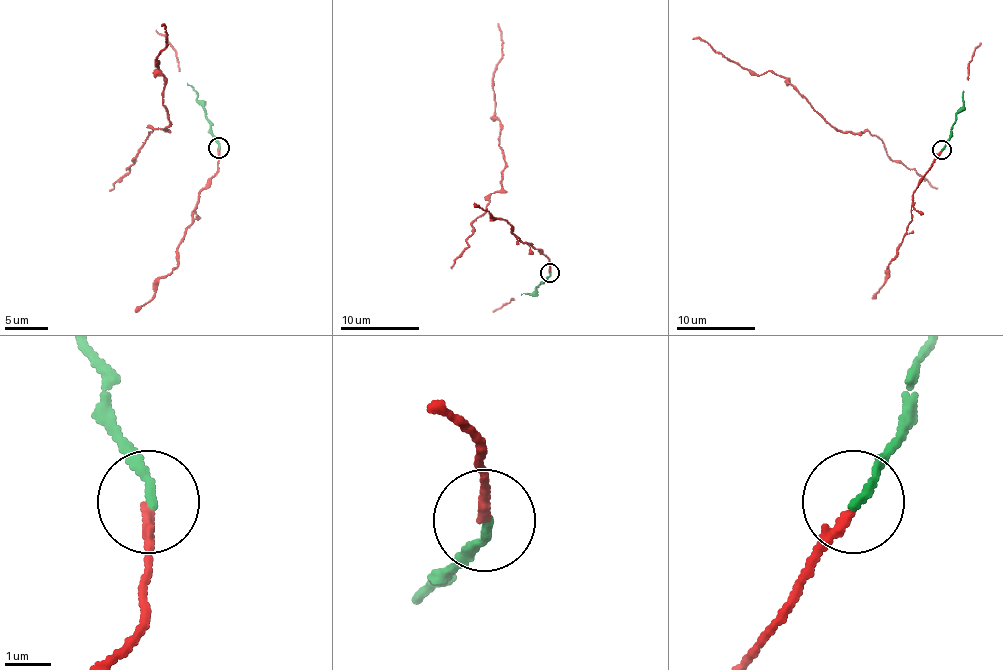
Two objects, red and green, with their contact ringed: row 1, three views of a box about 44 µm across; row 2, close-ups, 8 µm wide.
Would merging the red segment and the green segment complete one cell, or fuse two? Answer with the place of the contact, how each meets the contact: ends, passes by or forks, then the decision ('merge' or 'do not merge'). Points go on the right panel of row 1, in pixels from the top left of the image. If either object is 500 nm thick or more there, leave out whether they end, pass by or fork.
at (941, 149); red ends there; green ends there; merge

